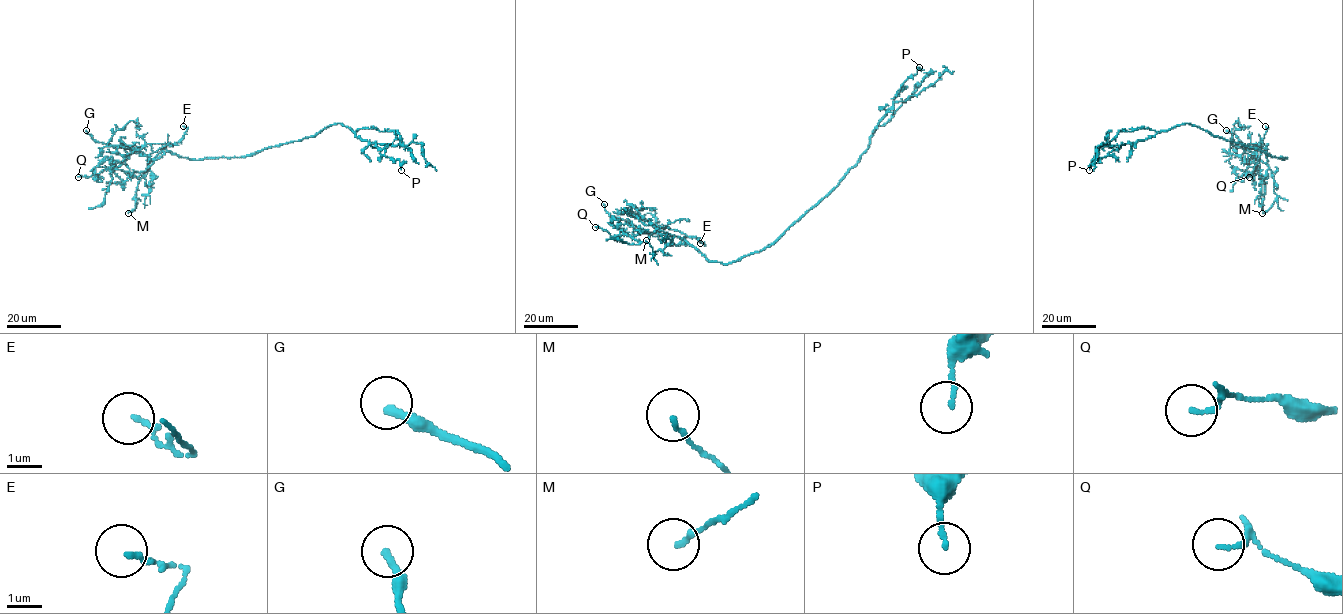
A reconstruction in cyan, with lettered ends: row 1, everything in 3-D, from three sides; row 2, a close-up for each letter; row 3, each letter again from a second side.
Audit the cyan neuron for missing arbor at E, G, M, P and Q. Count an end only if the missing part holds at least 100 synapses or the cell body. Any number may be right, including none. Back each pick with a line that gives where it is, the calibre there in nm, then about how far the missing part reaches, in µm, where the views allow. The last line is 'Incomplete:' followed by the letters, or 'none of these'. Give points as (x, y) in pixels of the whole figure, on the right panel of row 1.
G: place (1226, 130); calibre 240 nm; missing 40 µm
Incomplete: G

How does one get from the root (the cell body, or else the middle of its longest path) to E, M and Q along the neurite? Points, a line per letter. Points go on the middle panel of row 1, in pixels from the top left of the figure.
E: (788, 228), (727, 264), (709, 262), (657, 228), (700, 243)
M: (788, 228), (762, 249), (727, 264), (709, 262), (675, 236), (667, 236), (666, 246), (653, 253), (646, 240)
Q: (788, 228), (762, 249), (722, 264), (709, 262), (675, 236), (640, 232), (612, 236), (595, 227)

